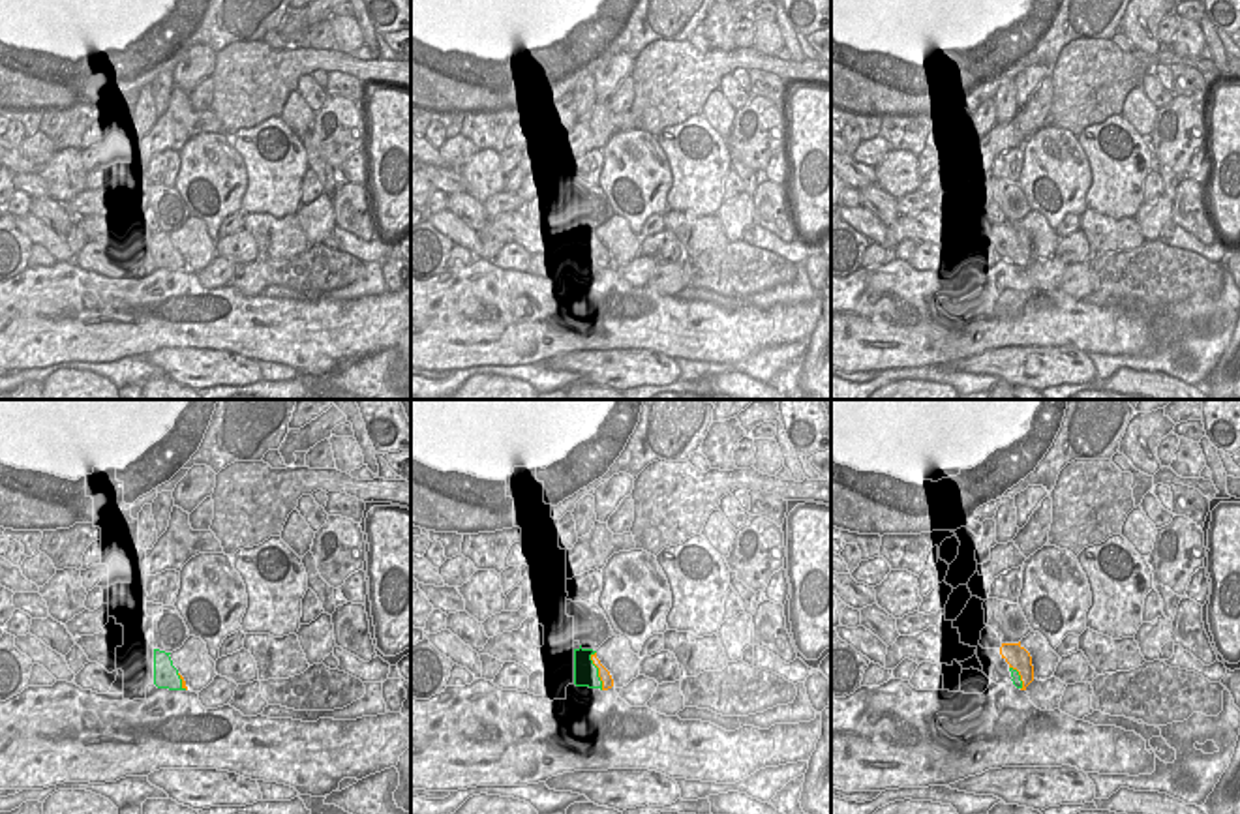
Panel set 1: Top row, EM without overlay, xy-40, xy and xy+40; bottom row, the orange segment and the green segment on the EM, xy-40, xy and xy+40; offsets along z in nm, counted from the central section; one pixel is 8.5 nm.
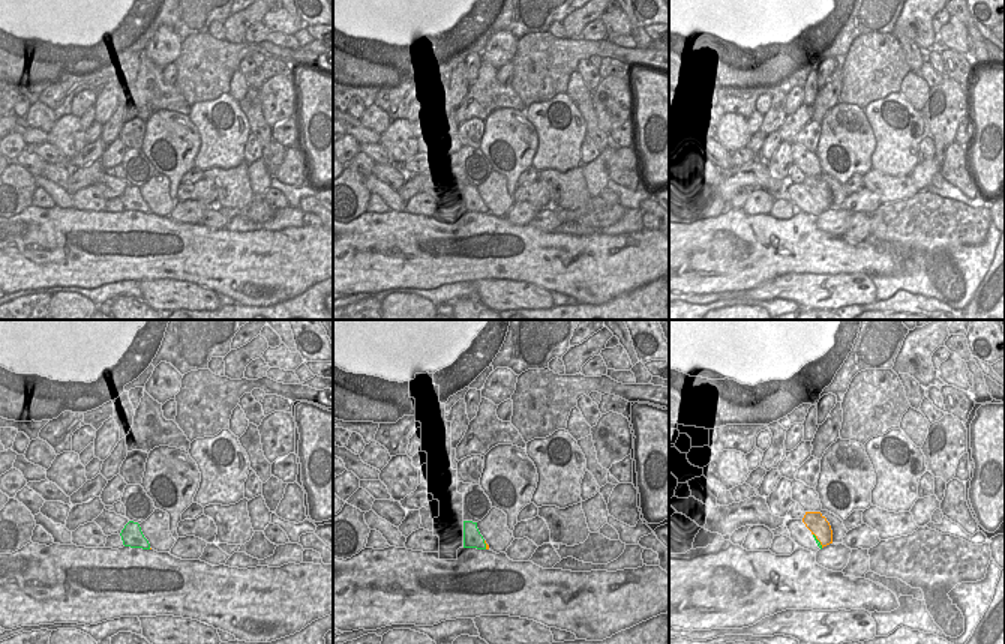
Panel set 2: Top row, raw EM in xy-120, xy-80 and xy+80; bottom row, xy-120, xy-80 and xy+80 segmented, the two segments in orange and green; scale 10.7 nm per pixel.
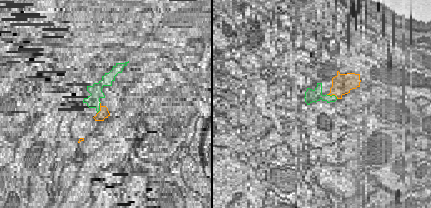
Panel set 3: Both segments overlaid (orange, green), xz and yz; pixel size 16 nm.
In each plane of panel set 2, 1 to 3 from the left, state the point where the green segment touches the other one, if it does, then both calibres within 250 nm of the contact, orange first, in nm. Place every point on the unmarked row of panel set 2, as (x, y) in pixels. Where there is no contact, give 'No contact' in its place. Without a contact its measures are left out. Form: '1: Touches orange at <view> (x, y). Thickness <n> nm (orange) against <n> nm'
1: No contact
2: Touches orange at xy-80 (486, 209). Thickness 30 nm (orange) against 190 nm
3: Touches orange at xy+80 (818, 203). Thickness 220 nm (orange) against 50 nm.

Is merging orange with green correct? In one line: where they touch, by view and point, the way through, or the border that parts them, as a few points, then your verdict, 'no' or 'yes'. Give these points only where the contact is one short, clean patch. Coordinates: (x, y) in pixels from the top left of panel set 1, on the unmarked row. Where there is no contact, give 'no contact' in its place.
meets orange in xy at (599, 250); no

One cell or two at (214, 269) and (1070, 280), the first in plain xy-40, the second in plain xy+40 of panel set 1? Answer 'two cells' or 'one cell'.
two cells

